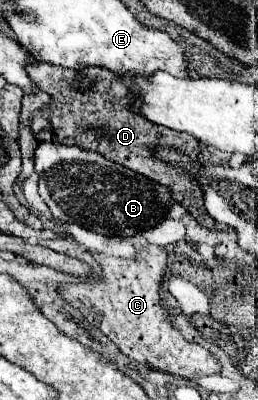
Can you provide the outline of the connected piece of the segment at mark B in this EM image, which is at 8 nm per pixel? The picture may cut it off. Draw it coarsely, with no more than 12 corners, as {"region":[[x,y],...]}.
{"region":[[41,143],[53,219],[133,237],[173,195],[95,151]]}

